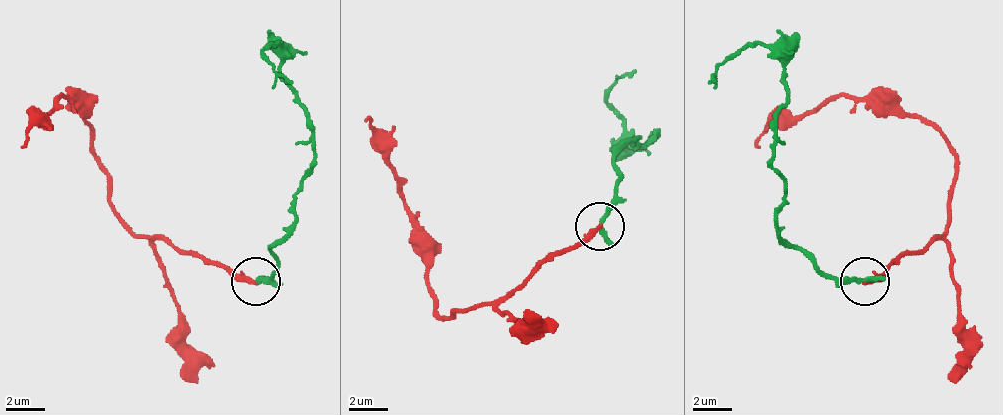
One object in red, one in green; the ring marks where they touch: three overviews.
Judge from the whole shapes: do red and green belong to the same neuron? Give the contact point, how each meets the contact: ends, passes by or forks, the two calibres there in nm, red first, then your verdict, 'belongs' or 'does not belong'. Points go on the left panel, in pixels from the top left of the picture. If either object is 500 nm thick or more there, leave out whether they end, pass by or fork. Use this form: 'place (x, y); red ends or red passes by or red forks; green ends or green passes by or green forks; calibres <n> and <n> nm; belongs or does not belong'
place (256, 281); red ends; green ends; calibres 280 and 320 nm; does not belong

